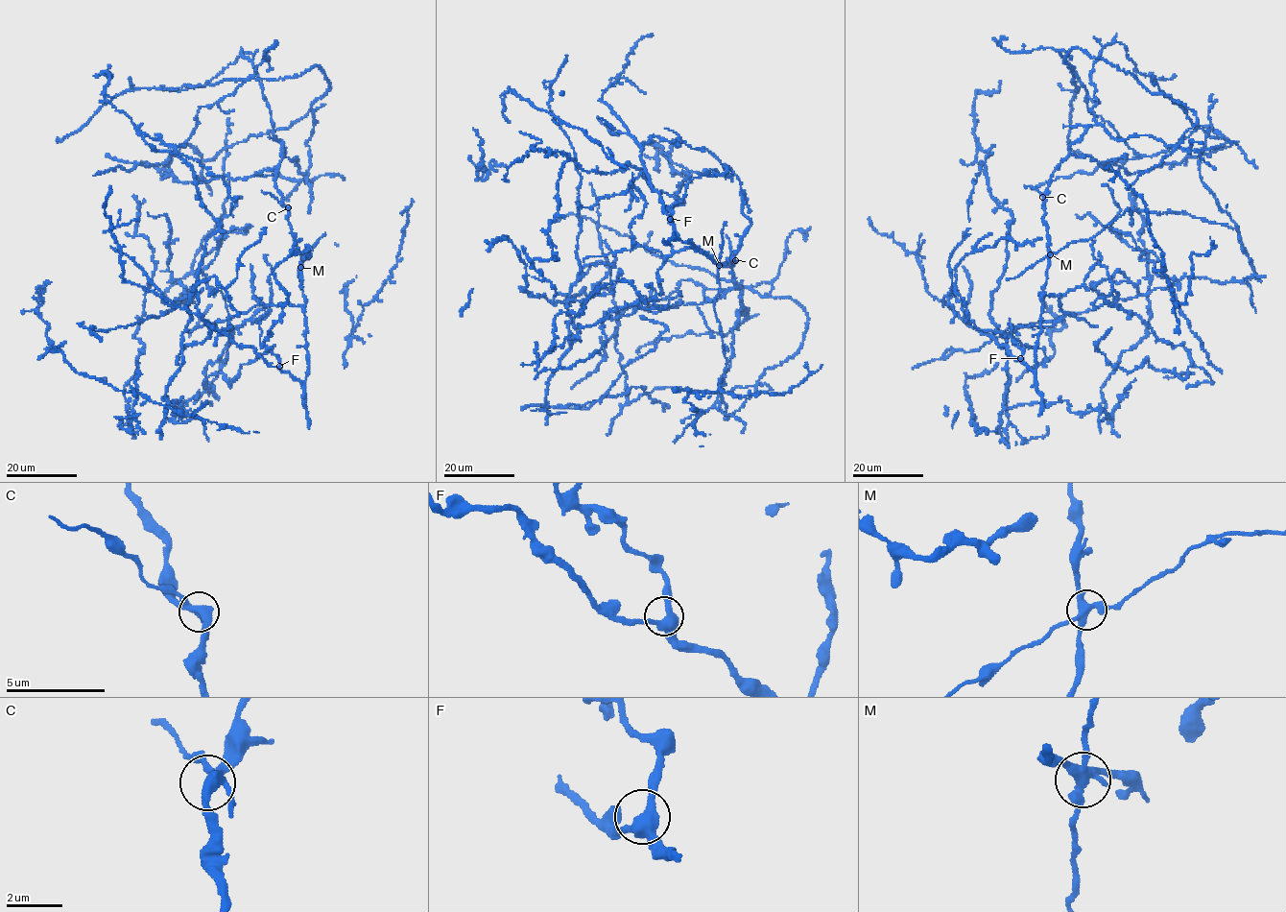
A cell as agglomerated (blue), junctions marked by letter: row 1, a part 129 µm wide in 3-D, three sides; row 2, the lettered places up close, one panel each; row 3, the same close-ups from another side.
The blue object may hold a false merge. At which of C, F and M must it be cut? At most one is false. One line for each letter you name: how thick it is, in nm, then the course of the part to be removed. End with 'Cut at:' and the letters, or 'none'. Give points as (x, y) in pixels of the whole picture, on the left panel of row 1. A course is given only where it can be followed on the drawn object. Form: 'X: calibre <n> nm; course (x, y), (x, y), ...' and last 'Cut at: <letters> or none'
M: calibre 380 nm; course (300, 267), (307, 259), (304, 258), (326, 233)
Cut at: M

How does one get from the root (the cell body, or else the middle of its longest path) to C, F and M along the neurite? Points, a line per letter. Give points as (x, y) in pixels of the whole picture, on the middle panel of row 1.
C: (779, 365), (765, 370), (756, 391), (725, 418), (719, 385), (743, 306), (730, 272), (735, 260)
F: (779, 365), (725, 418), (719, 385), (743, 306), (735, 259), (725, 265), (695, 250), (670, 219)
M: (779, 365), (765, 370), (756, 391), (725, 418), (719, 385), (743, 306), (730, 272), (735, 259), (719, 264)

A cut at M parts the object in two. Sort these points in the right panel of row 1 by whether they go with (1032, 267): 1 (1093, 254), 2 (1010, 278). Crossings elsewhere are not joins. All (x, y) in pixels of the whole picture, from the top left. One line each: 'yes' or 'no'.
1: no
2: yes

